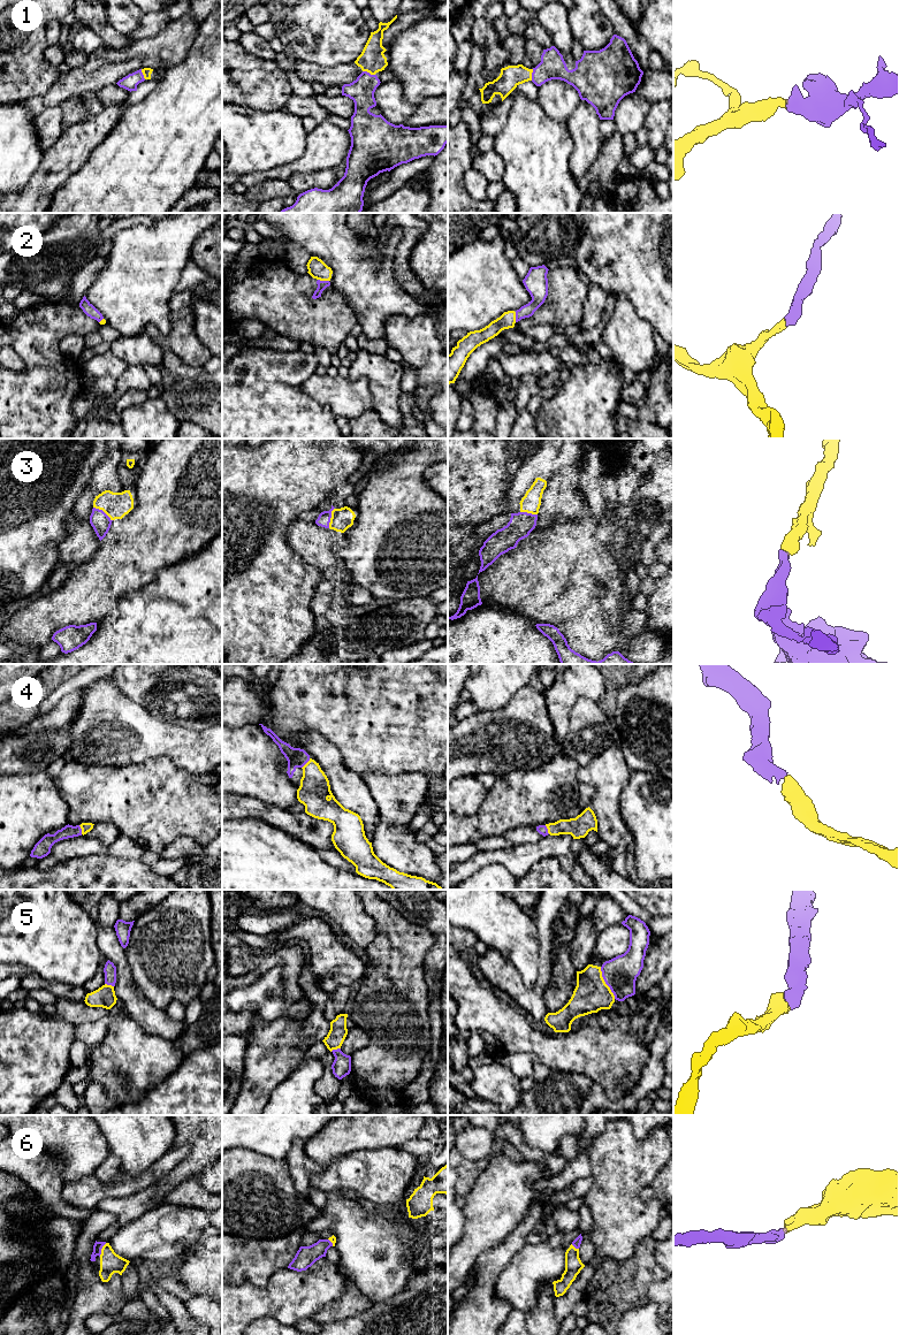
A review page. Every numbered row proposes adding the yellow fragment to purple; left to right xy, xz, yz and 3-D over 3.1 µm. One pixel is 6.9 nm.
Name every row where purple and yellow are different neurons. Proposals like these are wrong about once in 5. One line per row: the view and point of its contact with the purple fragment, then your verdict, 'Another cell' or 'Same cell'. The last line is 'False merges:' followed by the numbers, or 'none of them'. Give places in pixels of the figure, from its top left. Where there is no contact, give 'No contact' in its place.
1: Touches purple at xz (368, 73). Same cell
2: Touches purple at xz (324, 281). Same cell
3: Touches purple at xy (103, 511). Same cell
4: Touches purple at xz (306, 762). Same cell
5: Touches purple at yz (606, 983). Same cell
6: Touches purple at xy (100, 1250). Same cell
False merges: none of them

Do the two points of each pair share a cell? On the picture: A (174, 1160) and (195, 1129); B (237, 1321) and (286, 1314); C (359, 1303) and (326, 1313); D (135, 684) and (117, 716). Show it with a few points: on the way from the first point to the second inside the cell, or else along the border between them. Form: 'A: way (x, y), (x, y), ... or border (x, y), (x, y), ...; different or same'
A: border (189, 1144), (190, 1151), (172, 1169); different
B: way (249, 1310), (274, 1310); same
C: way (351, 1303), (334, 1311); same
D: border (111, 677), (128, 697), (150, 714); different

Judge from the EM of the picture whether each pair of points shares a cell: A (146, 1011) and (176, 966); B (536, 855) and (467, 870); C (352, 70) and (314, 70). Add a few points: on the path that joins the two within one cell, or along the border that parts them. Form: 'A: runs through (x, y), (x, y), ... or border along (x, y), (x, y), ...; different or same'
A: border along (134, 983), (151, 1002), (162, 1009); different
B: runs through (519, 857), (485, 859); same
C: runs through (343, 74), (324, 74); same

